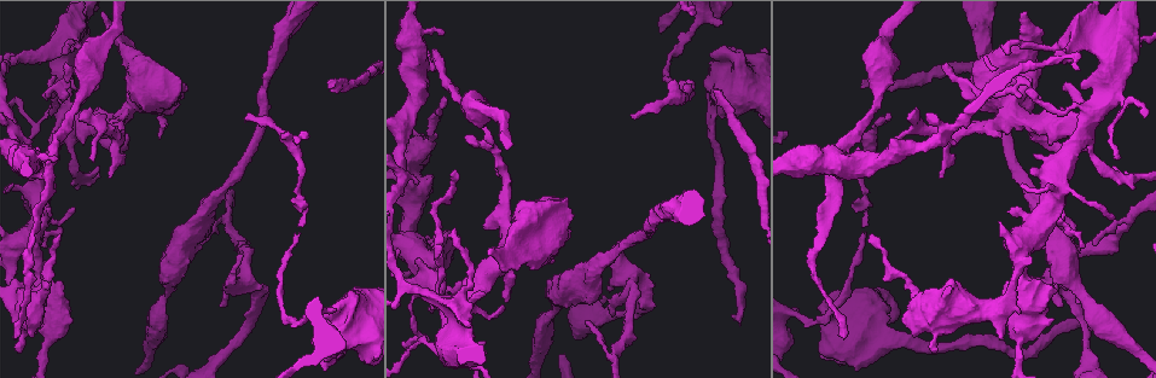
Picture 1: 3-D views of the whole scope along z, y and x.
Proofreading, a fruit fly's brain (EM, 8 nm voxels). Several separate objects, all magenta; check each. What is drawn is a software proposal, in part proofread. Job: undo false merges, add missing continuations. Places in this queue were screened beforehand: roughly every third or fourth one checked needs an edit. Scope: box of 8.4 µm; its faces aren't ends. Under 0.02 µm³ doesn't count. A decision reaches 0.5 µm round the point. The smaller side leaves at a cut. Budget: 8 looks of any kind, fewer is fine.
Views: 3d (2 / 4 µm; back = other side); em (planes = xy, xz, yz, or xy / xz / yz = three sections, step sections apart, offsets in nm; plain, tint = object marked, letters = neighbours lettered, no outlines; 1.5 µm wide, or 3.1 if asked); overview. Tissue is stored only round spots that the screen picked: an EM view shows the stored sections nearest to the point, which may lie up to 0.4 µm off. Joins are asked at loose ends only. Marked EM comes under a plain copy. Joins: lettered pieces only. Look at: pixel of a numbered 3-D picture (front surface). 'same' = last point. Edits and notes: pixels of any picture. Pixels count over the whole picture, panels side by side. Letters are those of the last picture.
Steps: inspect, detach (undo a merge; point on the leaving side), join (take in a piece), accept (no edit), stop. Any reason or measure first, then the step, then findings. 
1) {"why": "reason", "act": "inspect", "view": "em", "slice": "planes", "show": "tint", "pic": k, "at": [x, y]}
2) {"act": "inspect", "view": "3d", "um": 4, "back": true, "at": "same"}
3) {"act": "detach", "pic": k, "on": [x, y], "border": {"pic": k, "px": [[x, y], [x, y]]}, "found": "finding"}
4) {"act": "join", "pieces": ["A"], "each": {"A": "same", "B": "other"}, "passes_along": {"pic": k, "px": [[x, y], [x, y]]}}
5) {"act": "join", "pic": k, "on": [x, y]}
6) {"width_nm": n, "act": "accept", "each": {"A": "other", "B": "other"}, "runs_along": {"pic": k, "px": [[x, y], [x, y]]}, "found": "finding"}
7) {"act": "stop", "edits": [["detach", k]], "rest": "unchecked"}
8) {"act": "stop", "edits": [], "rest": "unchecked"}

{"why": "an open end", "act": "inspect", "view": "em", "slice": "planes", "show": "letters", "pic": 1, "at": [738, 322]}

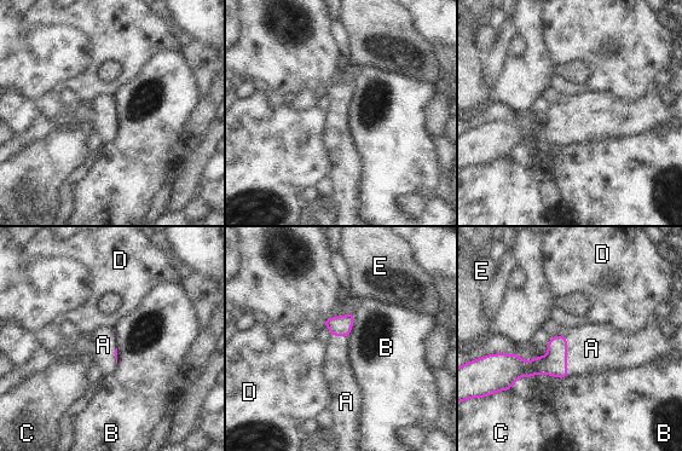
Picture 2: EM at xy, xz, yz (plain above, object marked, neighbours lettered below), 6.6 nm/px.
{"act": "join", "pieces": ["A"], "each": {"A": "same", "B": "other", "C": "other", "D": "other", "E": "other"}, "passes_along": {"pic": 2, "px": [[554, 364], [566, 356], [591, 348]]}, "found": "it goes on there"}

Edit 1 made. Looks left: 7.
{"act": "inspect", "view": "overview"}

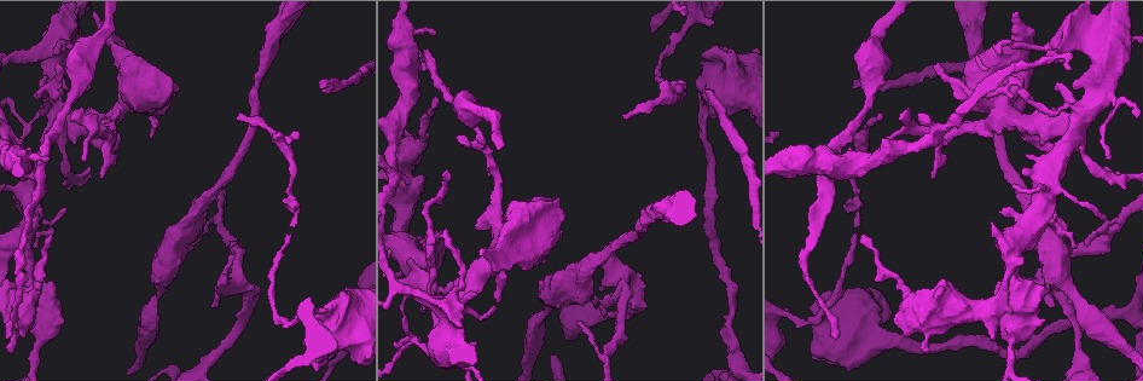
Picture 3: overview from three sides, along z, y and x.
{"why": "narrows sharply", "act": "inspect", "view": "3d", "um": 4, "pic": 3, "at": [289, 226]}

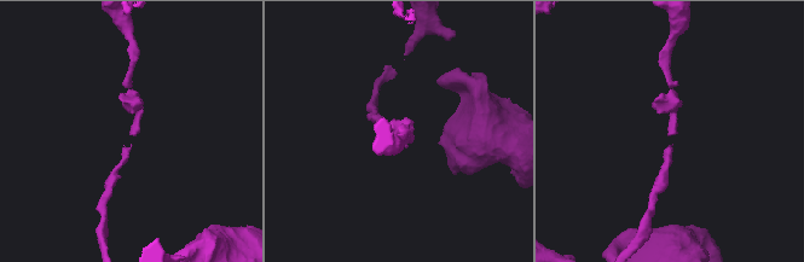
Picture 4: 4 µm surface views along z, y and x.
{"act": "inspect", "view": "em", "slice": "planes", "show": "letters", "pic": 4, "at": [135, 135]}

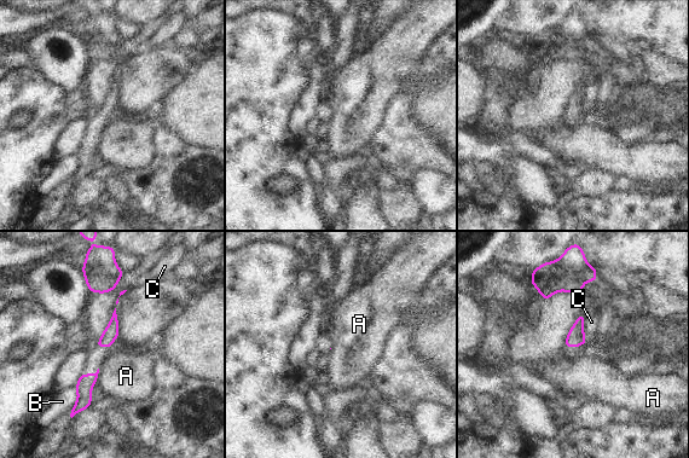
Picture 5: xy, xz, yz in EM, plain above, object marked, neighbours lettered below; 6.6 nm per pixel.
{"act": "accept", "each": {"A": "other", "B": "other", "C": "other"}, "found": "continuous, no second neuron"}

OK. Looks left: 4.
{"why": "an open end", "act": "inspect", "view": "em", "slice": "planes", "show": "letters", "pic": 3, "at": [852, 87]}

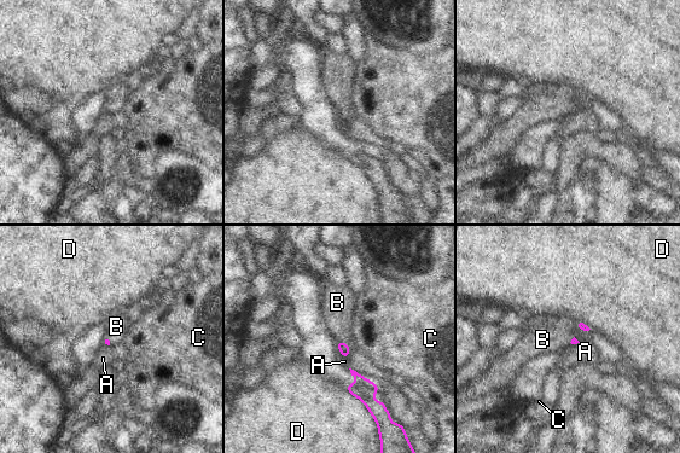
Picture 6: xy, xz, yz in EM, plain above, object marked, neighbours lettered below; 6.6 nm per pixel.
{"longest_contact_nm": ["D", 300], "act": "join", "pieces": ["B"], "each": {"A": "other", "B": "same", "C": "other", "D": "other"}, "found": "the neuron continues"}

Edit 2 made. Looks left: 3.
{"act": "stop", "edits": [["join", 2], ["join", 6]], "rest": "unchecked"}

